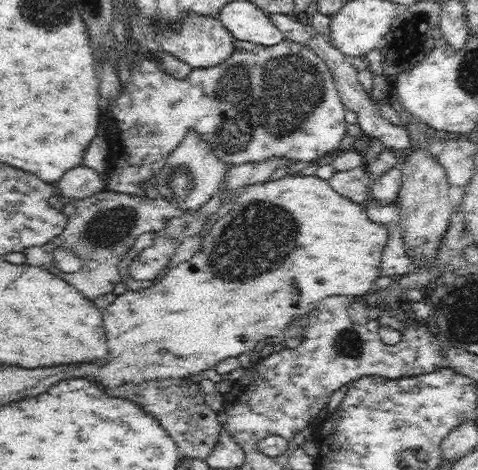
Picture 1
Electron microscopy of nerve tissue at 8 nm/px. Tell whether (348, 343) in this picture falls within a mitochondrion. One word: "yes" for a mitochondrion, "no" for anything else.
yes

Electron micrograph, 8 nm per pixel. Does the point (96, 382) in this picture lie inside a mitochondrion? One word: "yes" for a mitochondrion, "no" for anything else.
no

